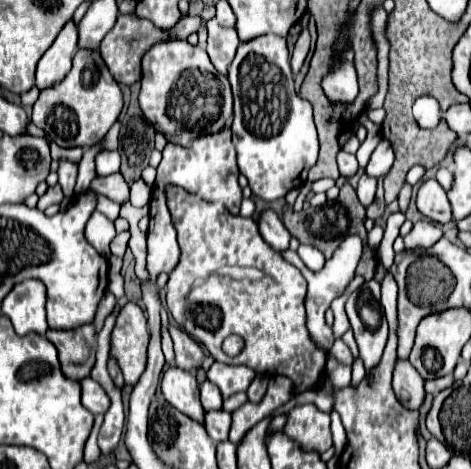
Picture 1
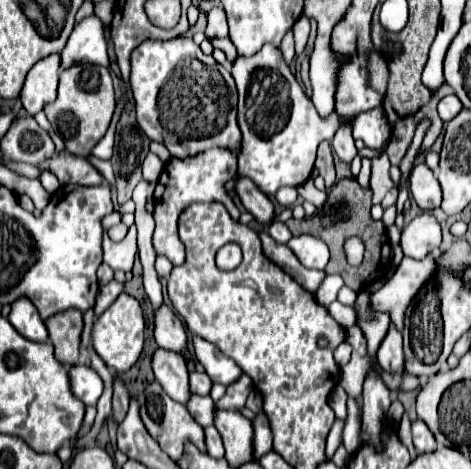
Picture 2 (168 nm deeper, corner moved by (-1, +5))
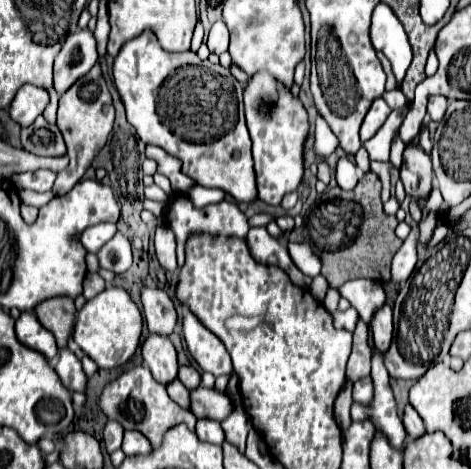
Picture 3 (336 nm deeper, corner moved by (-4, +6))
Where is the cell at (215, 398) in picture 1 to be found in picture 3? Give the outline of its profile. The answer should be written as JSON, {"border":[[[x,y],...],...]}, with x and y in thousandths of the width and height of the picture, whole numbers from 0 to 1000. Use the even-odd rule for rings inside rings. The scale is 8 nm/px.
{"border":[[[397,778],[397,783],[380,783],[376,808],[380,808],[397,829],[414,829],[414,825],[427,817],[427,804],[423,804],[418,787],[406,783],[406,778]]]}

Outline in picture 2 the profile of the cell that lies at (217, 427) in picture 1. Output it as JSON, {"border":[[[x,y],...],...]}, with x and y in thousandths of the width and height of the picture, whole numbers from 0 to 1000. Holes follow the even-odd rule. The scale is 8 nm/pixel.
{"border":[[[408,840],[403,857],[395,861],[395,870],[403,874],[408,891],[429,908],[454,908],[454,883],[459,883],[459,861],[446,844],[416,844]]]}

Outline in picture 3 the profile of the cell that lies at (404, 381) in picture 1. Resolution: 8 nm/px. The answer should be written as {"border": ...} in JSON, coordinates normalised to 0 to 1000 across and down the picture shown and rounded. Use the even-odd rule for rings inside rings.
{"border":[[[809,650],[788,680],[792,727],[805,748],[822,748],[834,723],[834,663],[826,650]]]}

